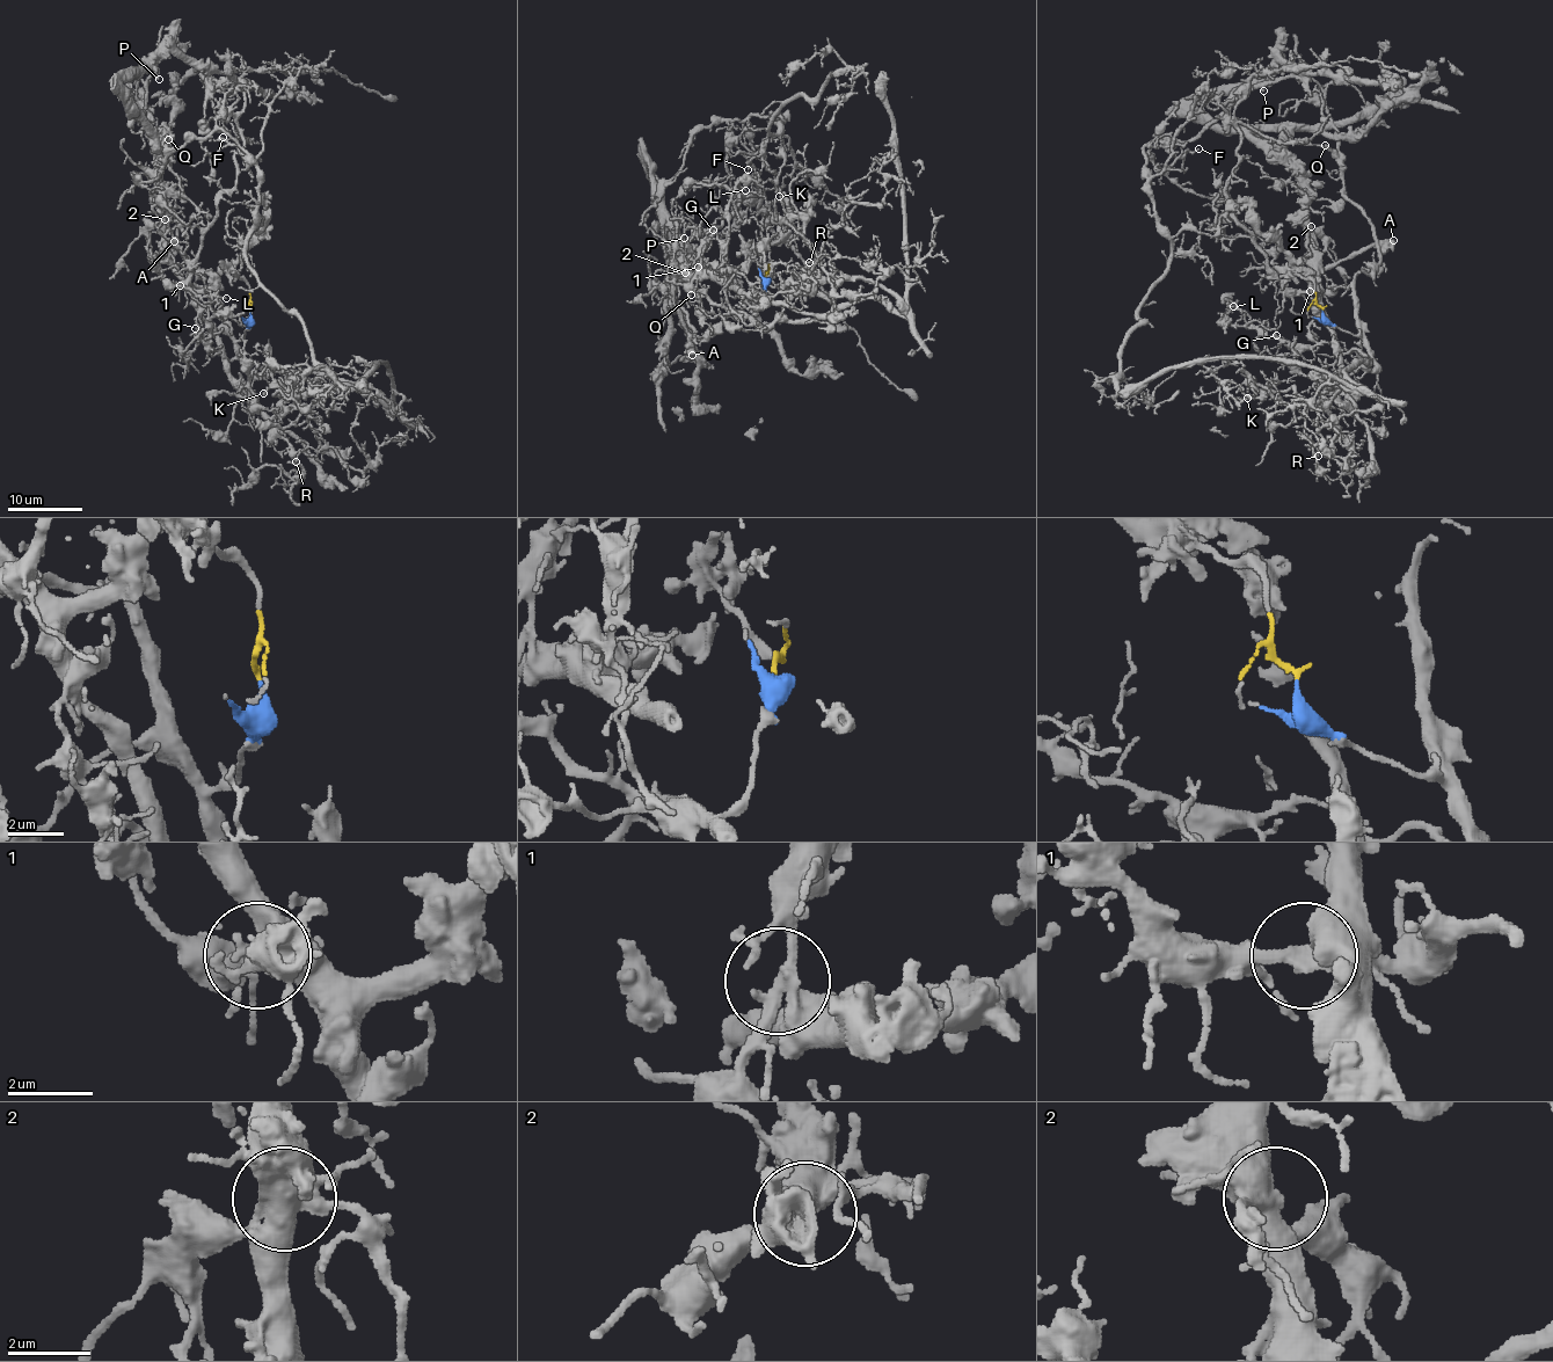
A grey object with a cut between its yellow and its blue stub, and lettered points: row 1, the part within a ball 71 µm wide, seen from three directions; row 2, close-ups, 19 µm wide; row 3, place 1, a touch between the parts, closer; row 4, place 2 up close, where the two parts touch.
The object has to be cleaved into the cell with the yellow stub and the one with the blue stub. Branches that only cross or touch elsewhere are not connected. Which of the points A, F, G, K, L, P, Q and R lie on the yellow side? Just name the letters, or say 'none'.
A, G, L, P

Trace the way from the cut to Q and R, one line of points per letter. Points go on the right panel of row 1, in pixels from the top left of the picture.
Q: (1322, 310), (1362, 335), (1355, 277), (1378, 262), (1378, 248), (1369, 219), (1343, 194), (1343, 162), (1325, 145)
R: (1322, 310), (1375, 362), (1357, 359), (1341, 378), (1328, 405), (1334, 441), (1319, 457)

